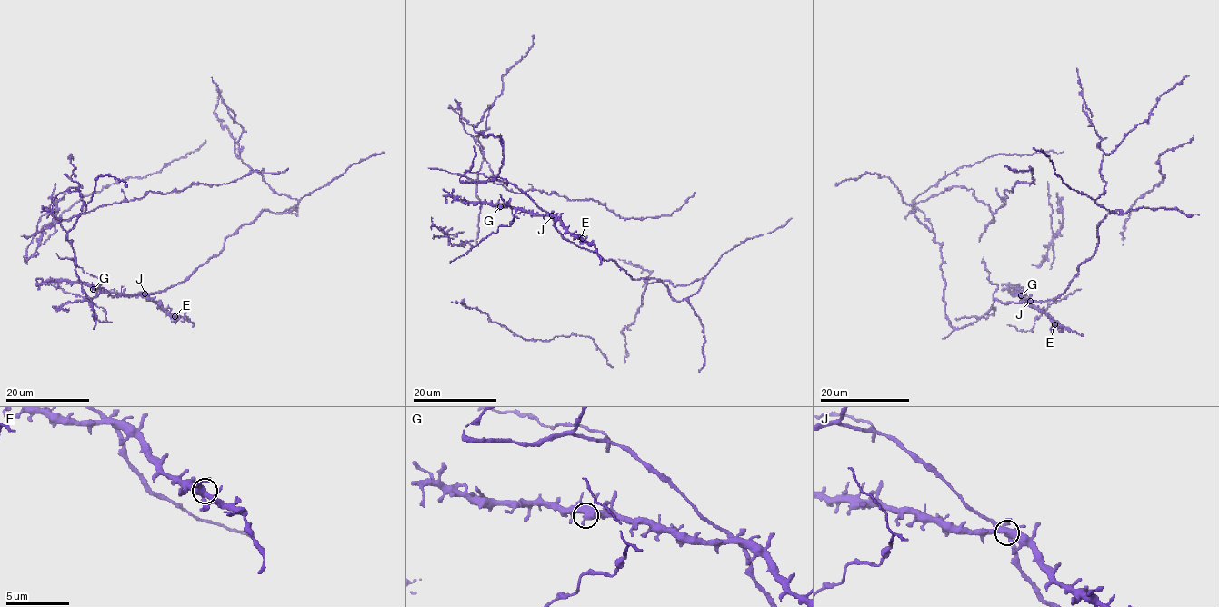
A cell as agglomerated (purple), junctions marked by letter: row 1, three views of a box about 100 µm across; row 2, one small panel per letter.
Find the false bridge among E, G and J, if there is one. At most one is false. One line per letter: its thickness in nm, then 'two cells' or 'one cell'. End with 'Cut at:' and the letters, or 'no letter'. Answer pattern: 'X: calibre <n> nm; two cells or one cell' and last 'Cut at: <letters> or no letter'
E: calibre 440 nm; one cell
G: calibre 440 nm; one cell
J: calibre 440 nm; one cell
Cut at: no letter

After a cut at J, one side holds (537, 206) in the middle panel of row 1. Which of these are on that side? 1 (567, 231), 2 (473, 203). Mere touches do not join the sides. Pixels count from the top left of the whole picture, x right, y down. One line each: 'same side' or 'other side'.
1: other side
2: other side

